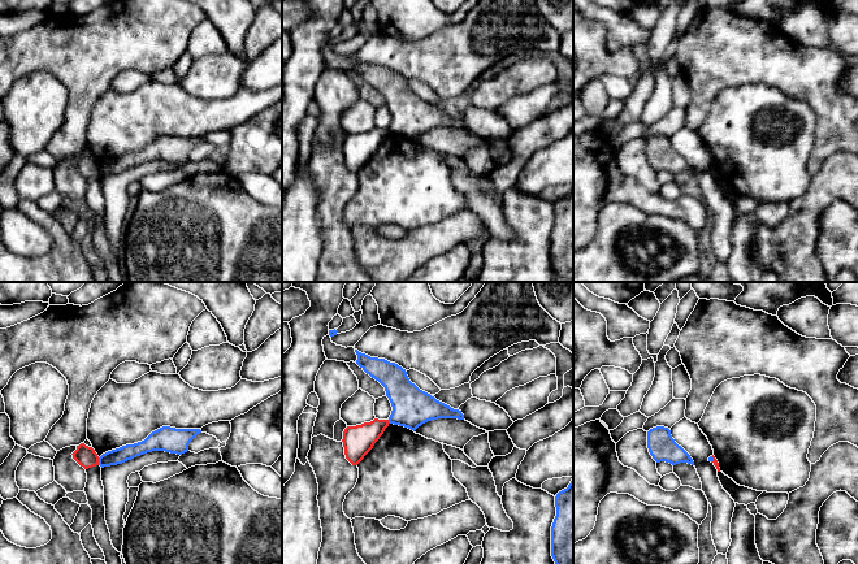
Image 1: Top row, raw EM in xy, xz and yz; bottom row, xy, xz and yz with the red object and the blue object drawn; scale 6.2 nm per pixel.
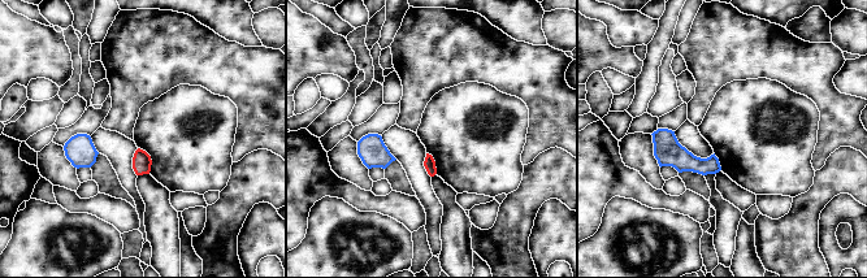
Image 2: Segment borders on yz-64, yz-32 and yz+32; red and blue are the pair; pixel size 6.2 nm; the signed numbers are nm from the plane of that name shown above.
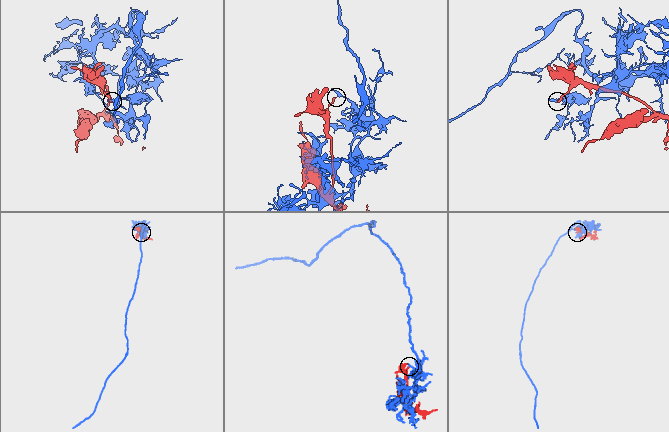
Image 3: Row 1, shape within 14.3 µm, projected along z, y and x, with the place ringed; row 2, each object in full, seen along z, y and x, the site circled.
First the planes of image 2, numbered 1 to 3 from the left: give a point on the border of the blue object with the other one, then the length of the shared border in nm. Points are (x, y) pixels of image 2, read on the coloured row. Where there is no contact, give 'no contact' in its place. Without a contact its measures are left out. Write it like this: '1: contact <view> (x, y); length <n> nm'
1: no contact
2: no contact
3: no contact

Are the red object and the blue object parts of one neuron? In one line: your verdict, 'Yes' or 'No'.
No

